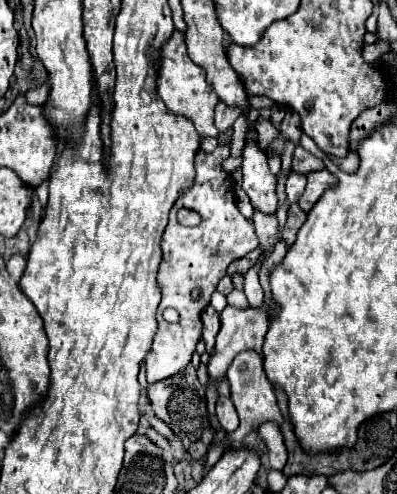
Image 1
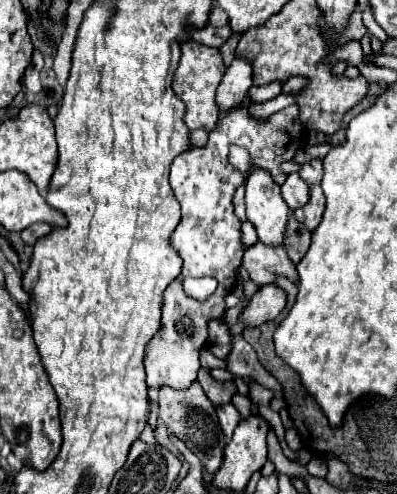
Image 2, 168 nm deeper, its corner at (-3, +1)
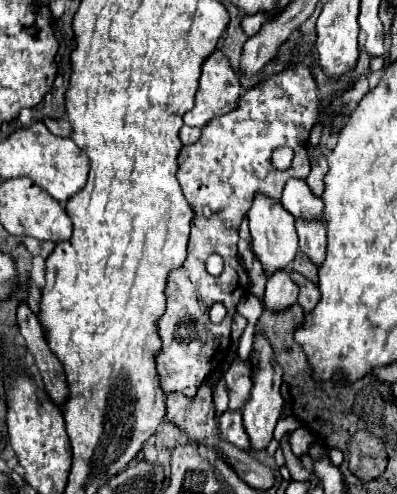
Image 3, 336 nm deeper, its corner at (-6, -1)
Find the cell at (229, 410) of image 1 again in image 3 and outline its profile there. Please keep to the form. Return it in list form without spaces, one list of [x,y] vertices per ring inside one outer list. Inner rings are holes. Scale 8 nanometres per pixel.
[[[226,410],[218,416],[218,426],[220,426],[220,434],[224,440],[232,442],[234,446],[248,450],[248,436],[244,432],[242,426],[242,414],[238,410]]]

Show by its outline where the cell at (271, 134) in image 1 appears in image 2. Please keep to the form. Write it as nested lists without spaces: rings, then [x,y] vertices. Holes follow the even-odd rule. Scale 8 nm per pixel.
[[[230,146],[229,161],[230,163],[240,170],[241,172],[246,172],[249,167],[249,152],[243,147]]]

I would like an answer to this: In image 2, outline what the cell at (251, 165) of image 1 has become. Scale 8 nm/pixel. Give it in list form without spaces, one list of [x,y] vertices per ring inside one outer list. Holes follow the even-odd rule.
[[[253,170],[245,182],[247,218],[255,226],[259,242],[267,246],[281,246],[289,208],[281,198],[281,188],[265,174],[265,170]]]

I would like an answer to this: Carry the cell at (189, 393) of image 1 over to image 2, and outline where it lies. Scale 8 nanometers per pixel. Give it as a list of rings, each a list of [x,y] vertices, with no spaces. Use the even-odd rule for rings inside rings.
[[[193,382],[193,386],[183,392],[173,390],[173,388],[161,388],[159,390],[159,418],[179,440],[187,444],[187,448],[201,460],[207,472],[215,474],[219,470],[223,462],[225,436],[221,434],[221,426],[217,426],[215,406],[209,402],[199,382]]]

